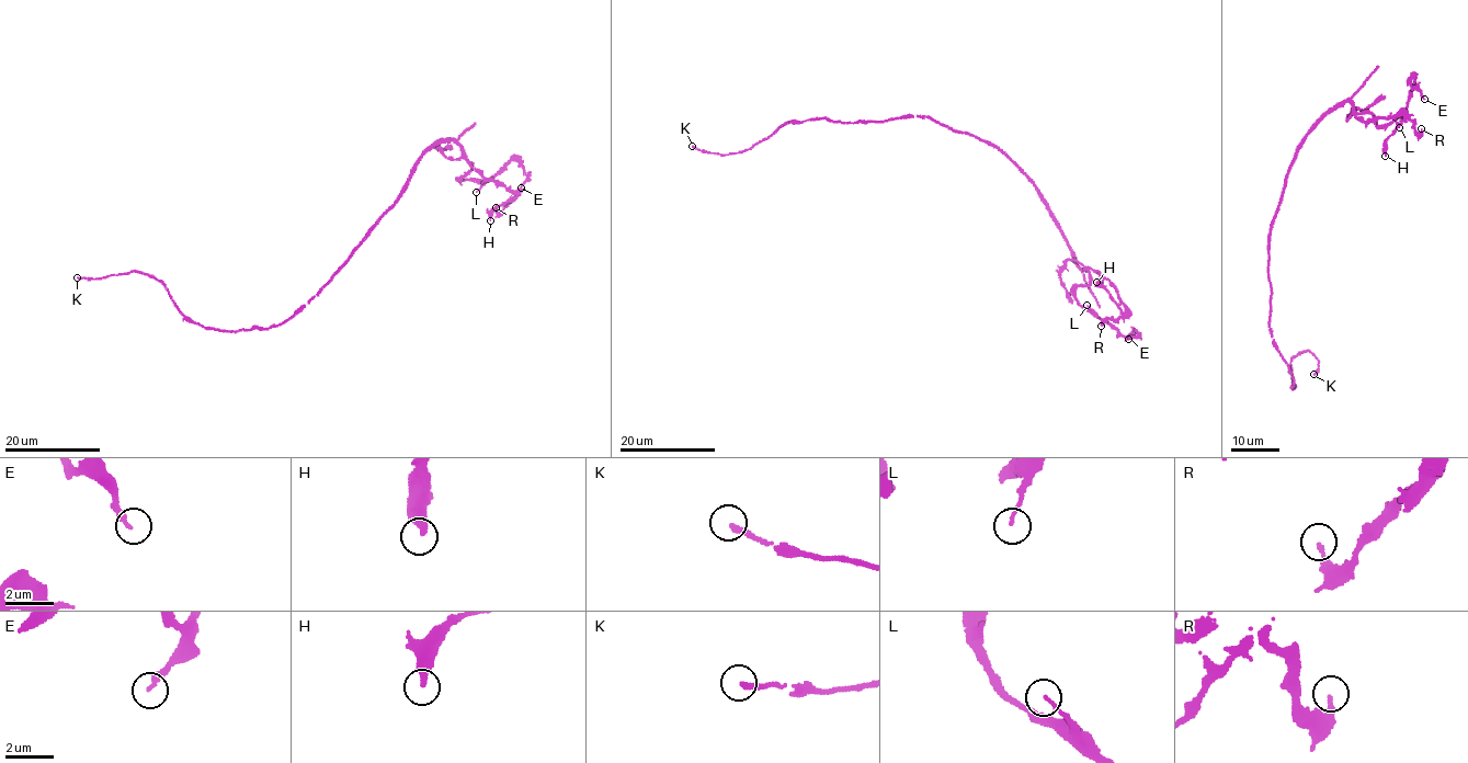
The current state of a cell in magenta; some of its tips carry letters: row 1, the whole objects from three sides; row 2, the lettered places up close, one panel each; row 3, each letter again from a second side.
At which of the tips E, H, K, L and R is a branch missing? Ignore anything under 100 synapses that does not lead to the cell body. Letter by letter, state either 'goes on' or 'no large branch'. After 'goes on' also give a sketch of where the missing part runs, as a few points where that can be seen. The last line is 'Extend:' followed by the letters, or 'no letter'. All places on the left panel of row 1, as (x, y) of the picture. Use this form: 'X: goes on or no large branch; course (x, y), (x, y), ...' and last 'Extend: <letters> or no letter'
E: no large branch
H: no large branch
K: no large branch
L: no large branch
R: no large branch
Extend: no letter

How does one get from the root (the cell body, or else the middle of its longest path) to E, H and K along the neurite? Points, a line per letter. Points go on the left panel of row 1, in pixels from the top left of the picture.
E: (365, 239), (441, 143), (469, 161), (462, 181), (515, 159), (521, 188)
H: (365, 239), (368, 230), (394, 204), (418, 158), (452, 139), (485, 178), (512, 194), (494, 208), (490, 220)
K: (365, 239), (308, 304), (269, 328), (205, 329), (179, 310), (166, 285), (147, 274), (77, 277)

